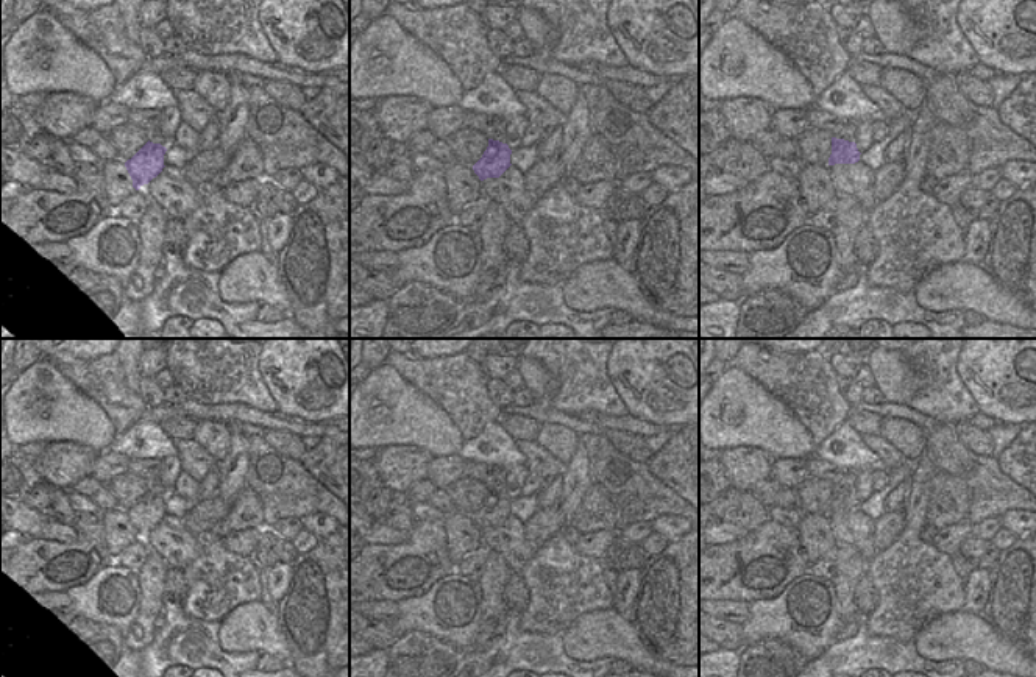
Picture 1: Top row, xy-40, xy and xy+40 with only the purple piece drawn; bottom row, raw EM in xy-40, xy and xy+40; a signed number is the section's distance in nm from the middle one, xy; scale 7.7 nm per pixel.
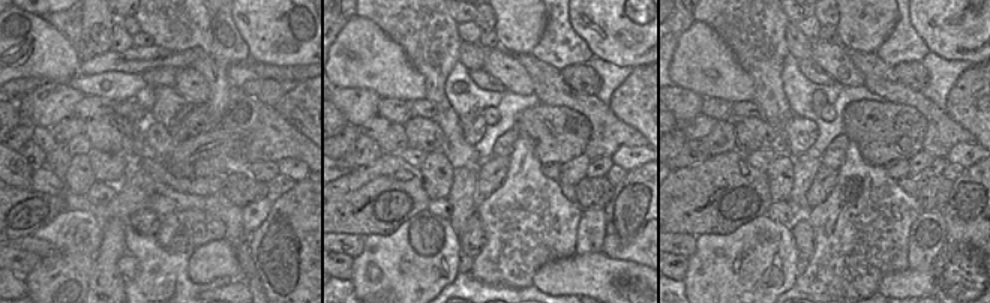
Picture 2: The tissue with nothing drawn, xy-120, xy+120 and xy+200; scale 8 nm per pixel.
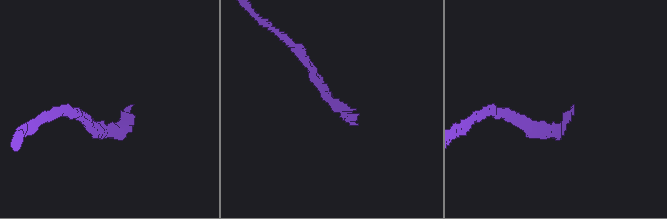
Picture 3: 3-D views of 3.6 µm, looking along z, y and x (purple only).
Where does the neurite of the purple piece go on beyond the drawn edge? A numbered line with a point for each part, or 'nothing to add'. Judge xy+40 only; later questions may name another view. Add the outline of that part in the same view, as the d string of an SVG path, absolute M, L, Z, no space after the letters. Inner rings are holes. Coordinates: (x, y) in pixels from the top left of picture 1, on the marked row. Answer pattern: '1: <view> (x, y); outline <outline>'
nothing to add

